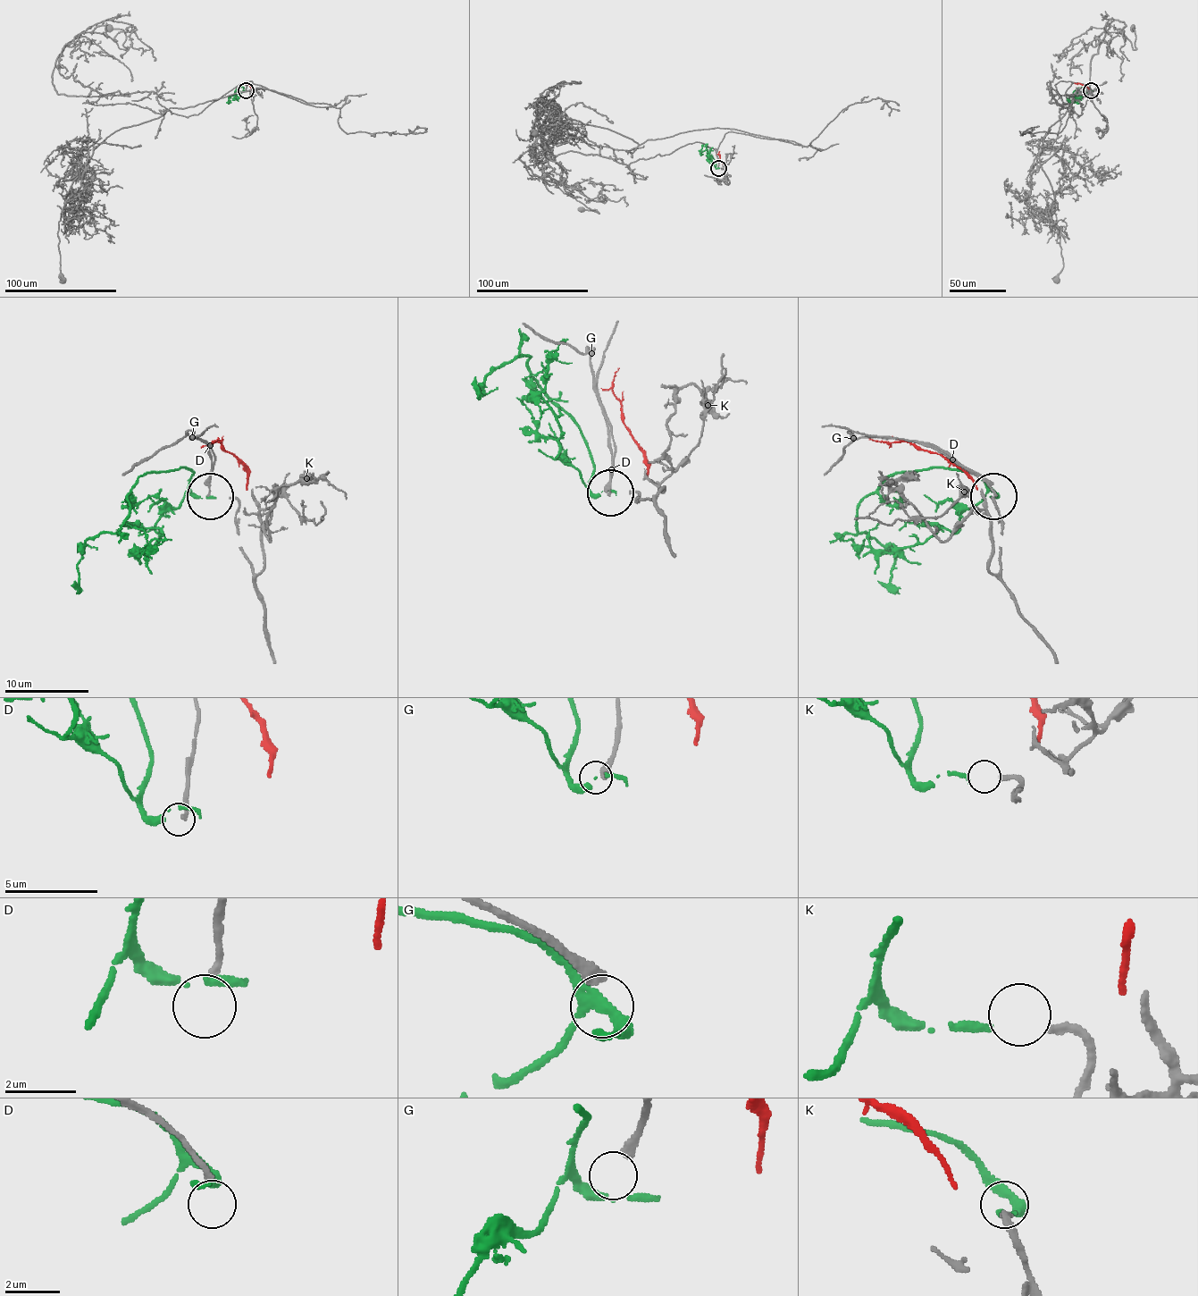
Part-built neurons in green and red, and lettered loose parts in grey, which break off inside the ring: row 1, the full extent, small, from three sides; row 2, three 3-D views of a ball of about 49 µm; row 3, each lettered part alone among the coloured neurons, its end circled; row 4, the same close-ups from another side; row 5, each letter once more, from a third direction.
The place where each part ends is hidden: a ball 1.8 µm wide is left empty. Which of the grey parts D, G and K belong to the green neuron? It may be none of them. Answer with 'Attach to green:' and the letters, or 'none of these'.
Attach to green: K

